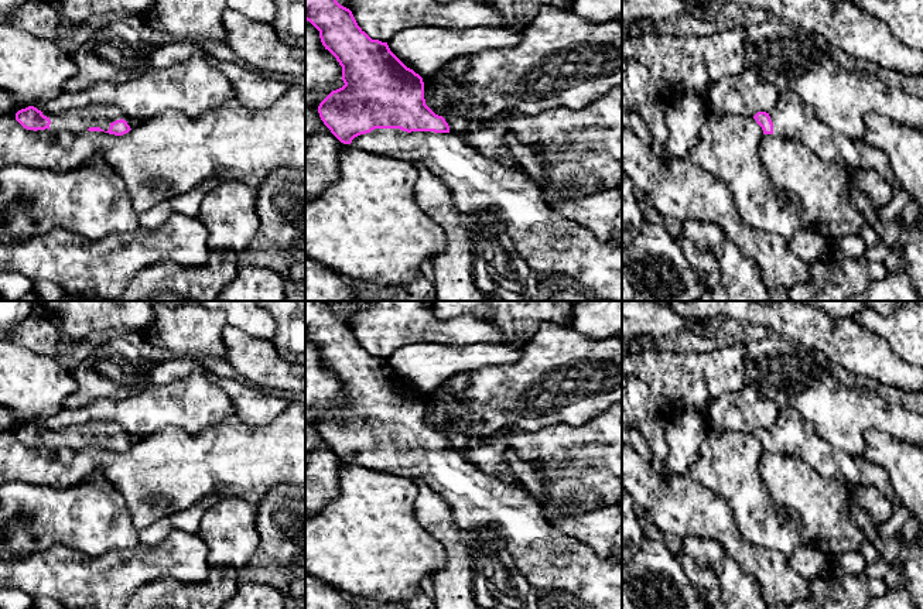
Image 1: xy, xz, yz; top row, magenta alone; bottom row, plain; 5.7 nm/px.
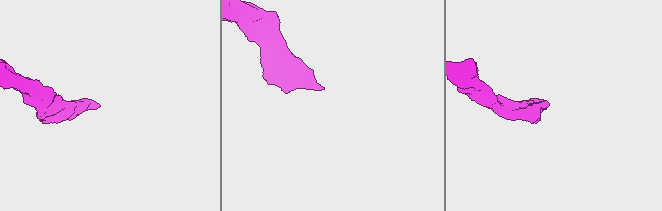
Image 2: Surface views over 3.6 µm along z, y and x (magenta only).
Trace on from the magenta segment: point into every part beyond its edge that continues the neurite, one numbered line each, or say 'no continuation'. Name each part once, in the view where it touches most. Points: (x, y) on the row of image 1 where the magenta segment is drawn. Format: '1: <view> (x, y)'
1: xz (550, 243)

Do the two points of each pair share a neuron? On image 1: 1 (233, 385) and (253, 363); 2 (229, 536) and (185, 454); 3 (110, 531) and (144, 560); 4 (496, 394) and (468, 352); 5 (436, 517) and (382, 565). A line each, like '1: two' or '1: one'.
1: two
2: two
3: two
4: two
5: two

